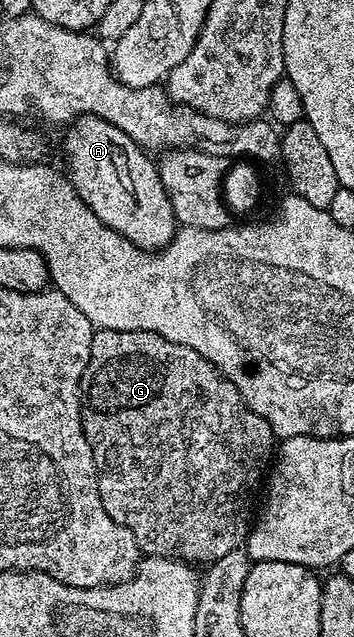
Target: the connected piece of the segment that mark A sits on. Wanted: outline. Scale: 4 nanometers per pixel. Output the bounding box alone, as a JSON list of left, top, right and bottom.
[67,114,176,252]

